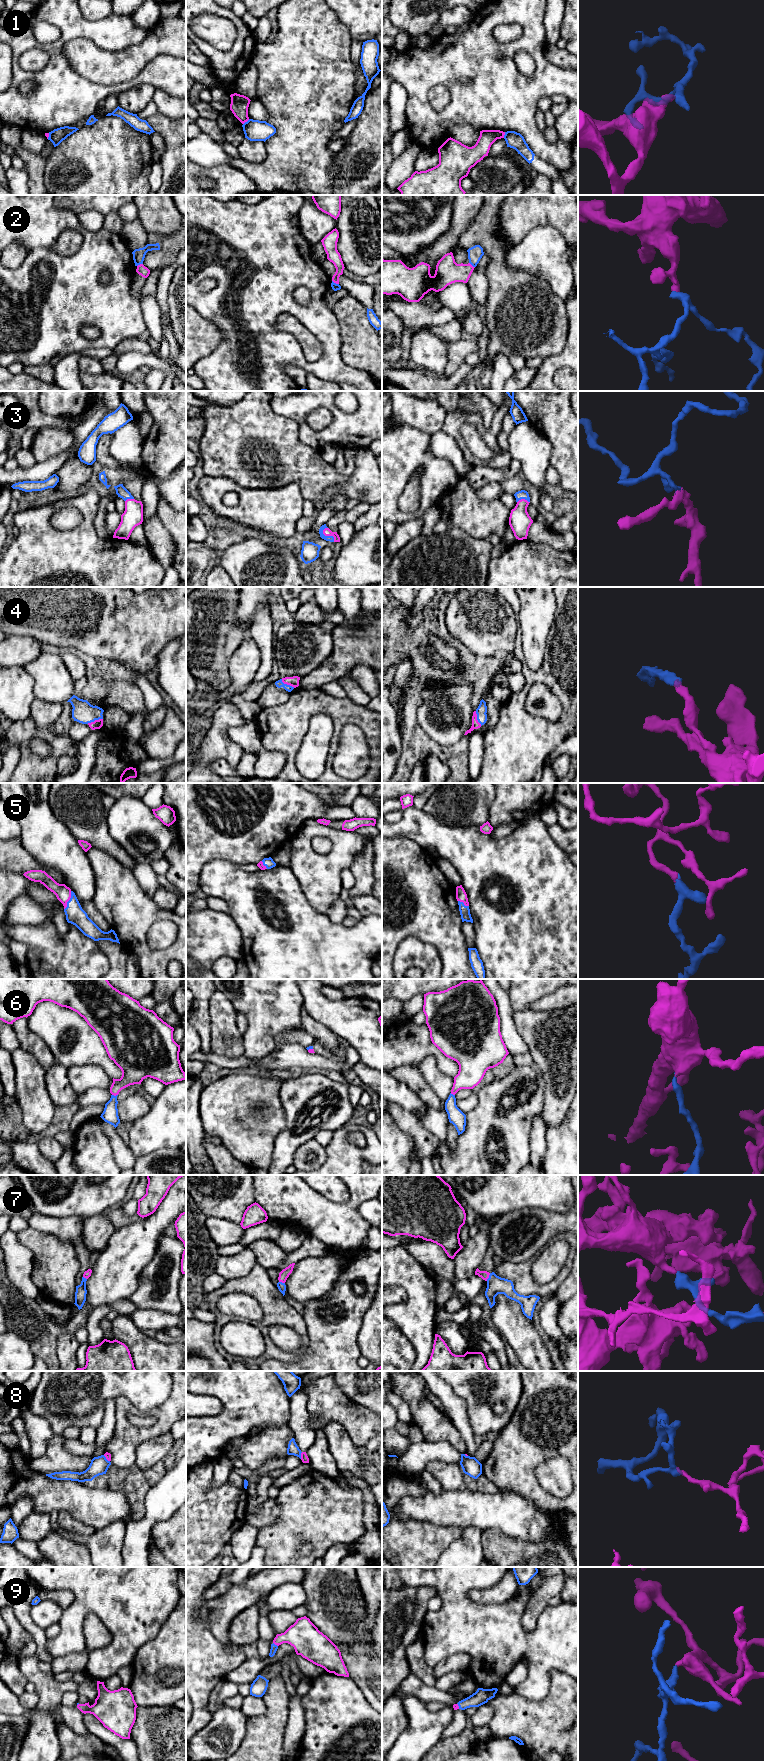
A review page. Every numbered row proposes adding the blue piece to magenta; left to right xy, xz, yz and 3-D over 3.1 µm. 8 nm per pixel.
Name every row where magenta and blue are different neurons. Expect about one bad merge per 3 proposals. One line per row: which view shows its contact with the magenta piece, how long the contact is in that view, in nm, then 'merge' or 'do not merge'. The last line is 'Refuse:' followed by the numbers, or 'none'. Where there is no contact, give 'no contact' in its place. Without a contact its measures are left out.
1: xz | 70 nm | do not merge
2: xz | 70 nm | do not merge
3: xz | 140 nm | merge
4: xy | 130 nm | merge
5: xy | 160 nm | merge
6: xy | 50 nm | merge
7: yz | 70 nm | merge
8: xz | 60 nm | do not merge
9: xz | 50 nm | merge
Refuse: 1, 2, 8

